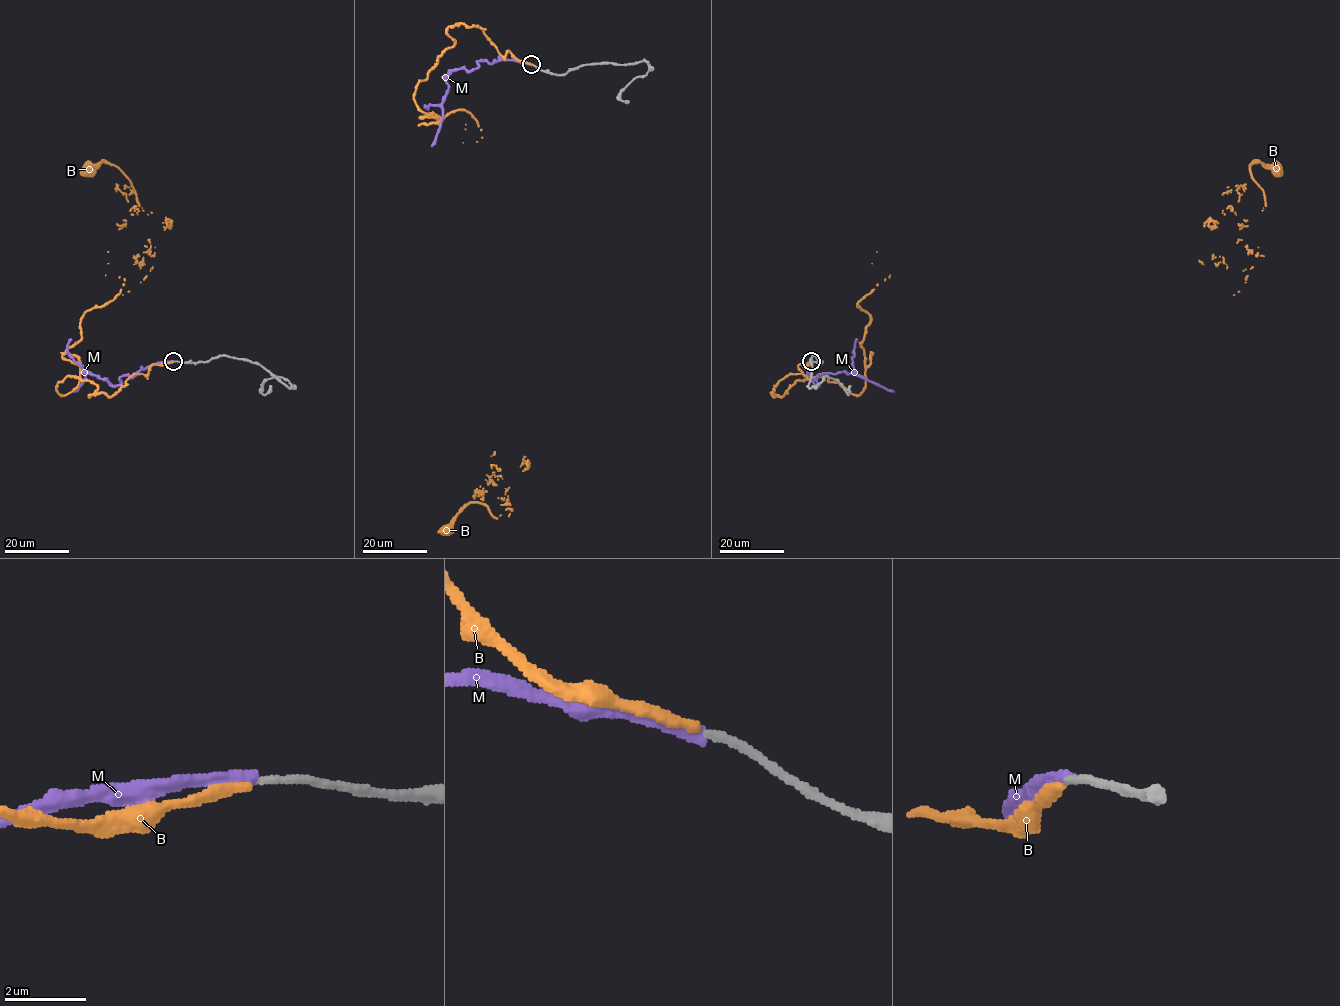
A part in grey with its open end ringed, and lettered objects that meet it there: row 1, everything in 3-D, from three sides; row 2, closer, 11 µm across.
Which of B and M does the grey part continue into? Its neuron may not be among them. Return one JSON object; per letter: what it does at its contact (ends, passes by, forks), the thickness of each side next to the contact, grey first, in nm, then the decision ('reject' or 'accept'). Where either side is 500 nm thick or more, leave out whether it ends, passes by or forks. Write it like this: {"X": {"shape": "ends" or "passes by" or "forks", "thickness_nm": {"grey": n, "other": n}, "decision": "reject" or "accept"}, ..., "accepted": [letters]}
{"B": {"shape": "ends", "thickness_nm": {"grey": 180, "other": 260}, "decision": "accept"}, "M": {"shape": "ends", "thickness_nm": {"grey": 190, "other": 340}, "decision": "reject"}, "accepted": ["B"]}

